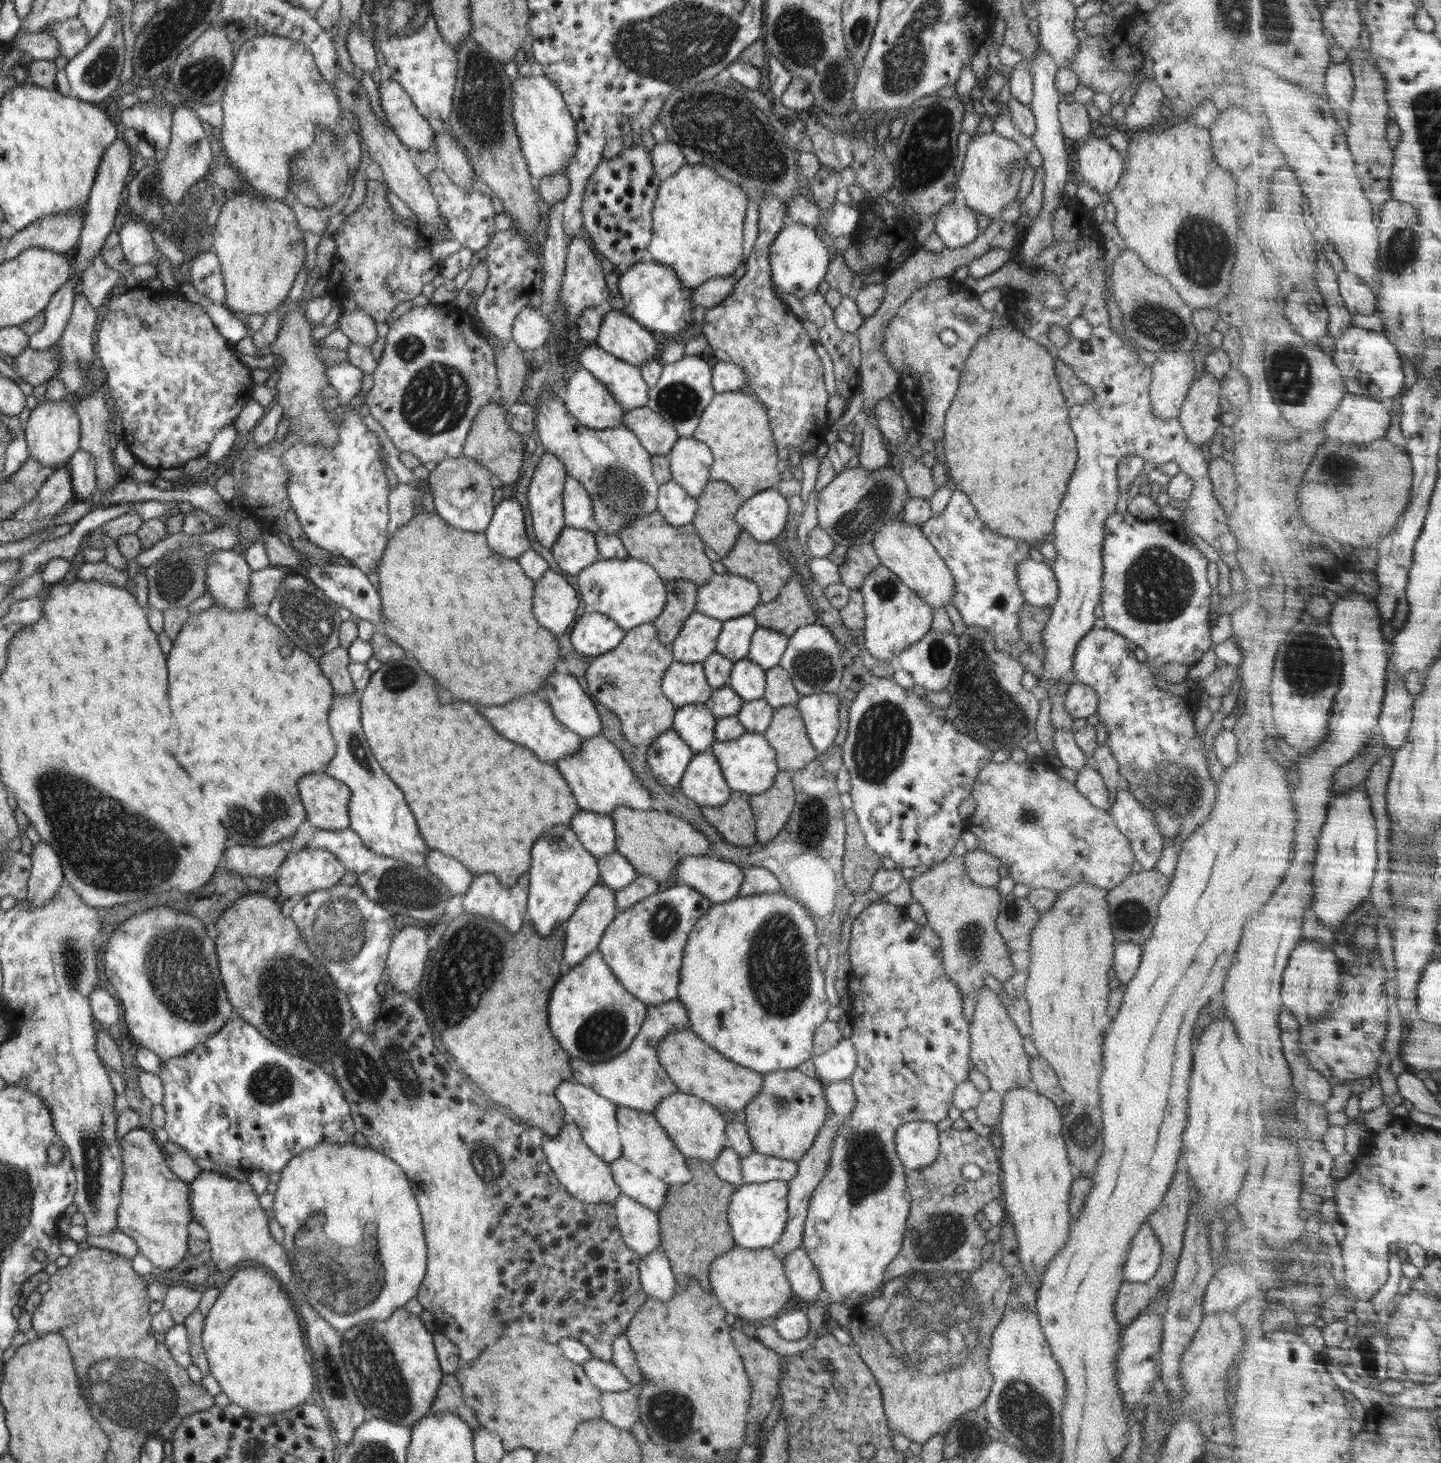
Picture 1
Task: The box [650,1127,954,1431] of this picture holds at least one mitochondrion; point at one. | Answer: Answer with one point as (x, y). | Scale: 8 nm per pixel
(827, 1364)

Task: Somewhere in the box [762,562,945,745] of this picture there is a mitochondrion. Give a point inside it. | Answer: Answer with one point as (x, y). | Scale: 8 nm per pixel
(812, 668)

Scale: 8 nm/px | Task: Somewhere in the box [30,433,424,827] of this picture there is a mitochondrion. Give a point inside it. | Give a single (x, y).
(308, 618)

